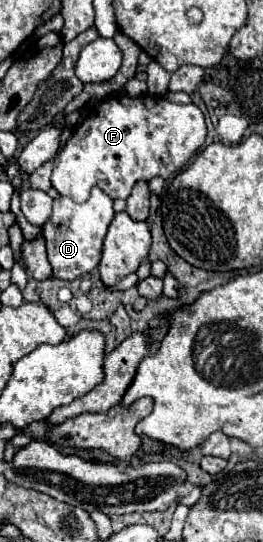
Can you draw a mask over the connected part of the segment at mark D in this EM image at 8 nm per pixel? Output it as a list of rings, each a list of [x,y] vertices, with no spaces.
[[[92,188],[90,198],[82,204],[74,202],[68,196],[60,196],[54,200],[52,214],[44,224],[44,238],[46,238],[48,262],[56,278],[76,280],[90,274],[100,264],[102,240],[106,236],[106,230],[112,218],[114,218],[112,198],[100,188]]]

